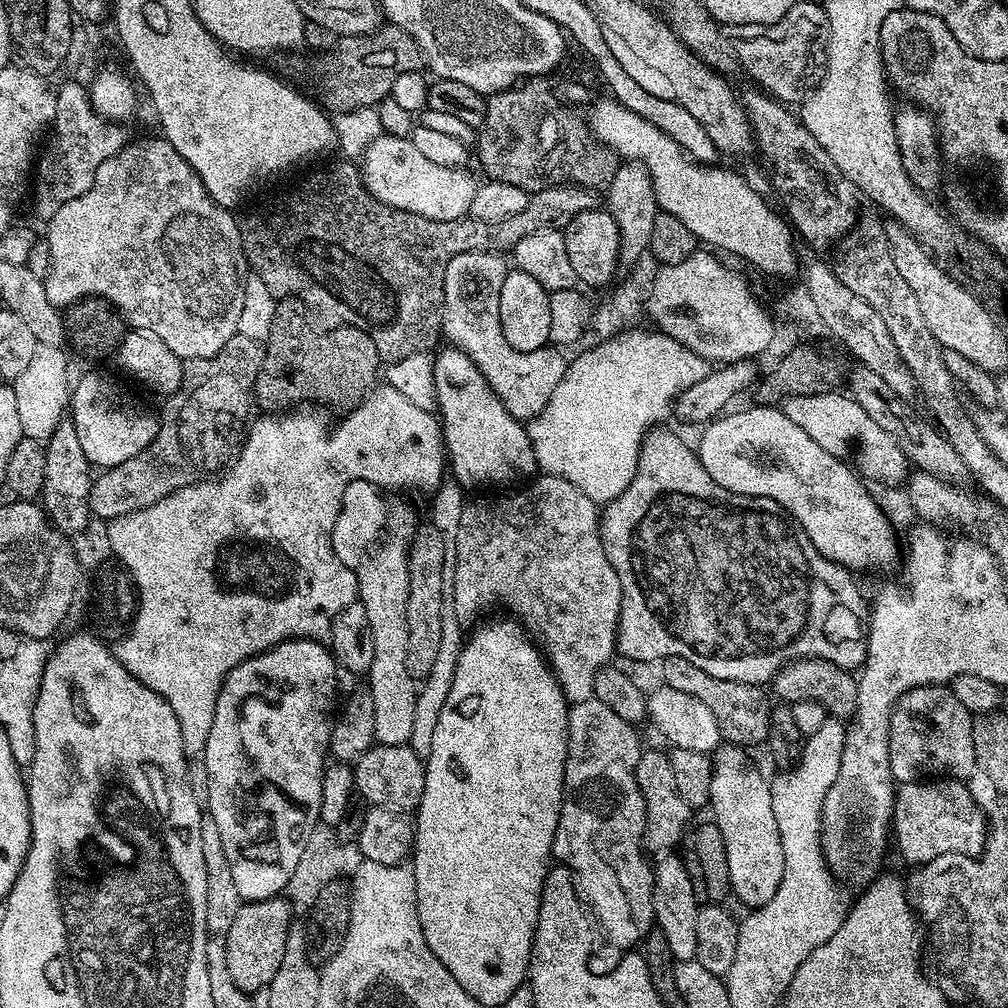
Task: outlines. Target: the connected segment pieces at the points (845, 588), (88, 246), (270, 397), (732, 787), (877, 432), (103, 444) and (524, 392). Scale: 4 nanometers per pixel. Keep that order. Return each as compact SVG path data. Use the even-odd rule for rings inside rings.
M665 426L653 427L647 432L640 447L640 457L634 478L618 498L603 505L600 518L600 537L606 550L606 558L610 558L610 566L618 574L618 582L622 586L622 602L620 603L620 621L616 631L616 646L619 655L628 660L656 660L663 662L668 656L686 658L694 662L706 674L714 674L714 678L726 678L739 684L767 685L780 673L781 668L789 660L809 660L818 658L826 662L834 662L834 666L856 670L863 665L868 655L868 638L866 635L866 604L864 596L856 585L857 577L849 569L826 558L810 542L810 538L793 520L790 513L778 502L765 496L743 496L737 492L727 492L702 466L699 455L680 436L675 436Z
M157 138L140 140L137 144L125 143L118 154L106 158L106 162L98 166L90 190L74 198L74 202L66 202L66 206L62 206L62 210L58 210L58 214L54 214L51 220L47 221L46 239L52 246L52 268L48 275L43 277L46 294L49 295L50 302L57 306L74 304L85 296L101 296L122 313L125 321L133 329L141 328L153 332L158 338L162 338L162 342L166 342L166 346L170 346L170 350L174 350L174 354L181 360L187 362L198 358L210 358L218 354L218 350L222 350L222 346L226 346L230 338L238 335L238 318L241 317L246 261L244 243L240 237L240 224L232 215L229 209L219 208L212 201L206 186L202 186L190 162L186 162L186 158L182 158L182 154L178 154L178 150L174 150L174 146L170 146L168 140Z
M280 298L276 301L274 318L270 324L270 332L264 344L264 361L262 370L258 370L254 400L264 407L268 414L279 414L285 410L300 406L305 397L321 397L328 401L328 408L336 414L347 414L356 408L356 400L368 399L368 393L377 387L376 375L381 375L382 361L370 334L356 331L338 331L327 336L316 336L309 332L306 325L306 309L301 300Z
M721 743L712 761L710 782L711 819L722 830L726 842L726 862L730 862L732 896L745 904L745 909L761 908L782 882L786 858L782 854L782 838L778 838L778 821L774 818L774 802L769 781L748 761L743 747Z
M837 390L826 394L790 396L783 401L782 410L794 426L802 426L818 446L827 452L843 453L843 448L856 447L855 467L865 481L877 480L880 484L903 485L910 475L910 465L894 438L870 419L870 414L858 406L851 396Z
M88 372L70 388L70 419L78 430L78 443L88 463L97 469L113 468L134 458L154 438L160 429L157 413L147 412L122 385L100 372Z
M487 250L460 252L449 255L444 266L444 307L442 309L442 336L451 347L460 348L482 370L490 390L506 406L511 416L529 422L544 412L548 403L560 391L560 383L569 361L559 347L545 346L533 352L514 350L502 334L498 314L498 298L502 282L510 272L504 265L503 255Z

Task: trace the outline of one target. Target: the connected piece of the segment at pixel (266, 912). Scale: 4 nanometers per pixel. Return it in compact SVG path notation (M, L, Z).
M284 898L271 900L250 900L241 903L238 914L234 914L234 922L230 922L230 930L225 934L226 938L226 967L230 969L230 979L238 990L249 994L267 989L268 983L278 974L278 966L282 966L282 954L286 950L286 938L289 928L293 927L292 908L284 901Z

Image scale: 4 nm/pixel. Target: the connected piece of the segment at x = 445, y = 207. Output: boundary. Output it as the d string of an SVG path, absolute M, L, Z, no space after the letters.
M382 134L364 151L362 157L364 187L374 198L391 208L406 210L410 214L422 214L422 218L434 220L441 225L451 220L463 221L472 211L478 180L464 168L438 166L429 162L418 151L411 139Z

